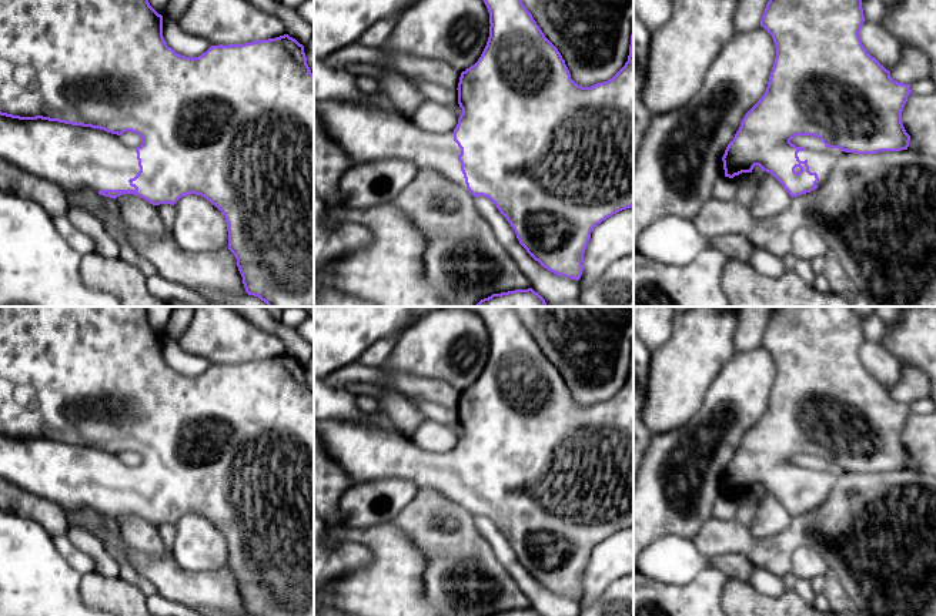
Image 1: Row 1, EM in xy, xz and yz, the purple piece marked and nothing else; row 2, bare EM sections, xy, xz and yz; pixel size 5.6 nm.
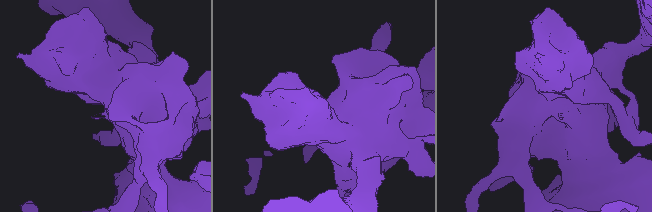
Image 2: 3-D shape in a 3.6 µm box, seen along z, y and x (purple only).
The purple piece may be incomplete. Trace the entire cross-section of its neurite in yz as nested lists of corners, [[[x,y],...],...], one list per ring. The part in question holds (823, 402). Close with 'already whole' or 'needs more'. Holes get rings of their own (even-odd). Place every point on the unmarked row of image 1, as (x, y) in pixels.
[[[772,307],[760,346],[772,355],[776,376],[765,414],[745,433],[725,469],[725,496],[752,492],[753,486],[759,485],[793,518],[816,509],[829,496],[836,482],[833,468],[855,473],[907,469],[910,455],[903,446],[902,431],[912,412],[910,404],[895,401],[890,391],[863,366],[859,351],[865,339],[862,318],[850,307]],[[796,455],[818,456],[825,466],[796,466],[790,462]]]; needs more

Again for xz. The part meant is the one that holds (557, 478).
[[[467,307],[479,314],[489,332],[489,356],[478,381],[461,392],[458,402],[458,424],[462,433],[458,443],[448,452],[429,452],[417,446],[410,438],[398,431],[382,431],[377,426],[351,424],[347,419],[328,418],[314,419],[314,433],[320,436],[327,452],[340,463],[340,466],[352,476],[355,483],[375,482],[384,479],[398,479],[412,482],[418,489],[435,489],[442,496],[454,500],[457,505],[467,508],[474,516],[482,515],[489,518],[499,532],[514,548],[519,563],[526,572],[548,590],[579,599],[584,590],[584,573],[591,559],[594,548],[612,536],[614,533],[634,526],[634,342],[631,354],[629,375],[625,385],[608,401],[591,406],[578,405],[569,394],[558,368],[545,356],[532,334],[524,325],[521,317],[512,307]]]; needs more

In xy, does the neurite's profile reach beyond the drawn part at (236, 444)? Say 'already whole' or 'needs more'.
needs more

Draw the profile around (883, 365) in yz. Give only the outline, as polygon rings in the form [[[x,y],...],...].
[[[865,339],[860,351],[860,361],[868,372],[875,376],[886,389],[893,389],[900,379],[899,358],[889,352],[880,341]]]

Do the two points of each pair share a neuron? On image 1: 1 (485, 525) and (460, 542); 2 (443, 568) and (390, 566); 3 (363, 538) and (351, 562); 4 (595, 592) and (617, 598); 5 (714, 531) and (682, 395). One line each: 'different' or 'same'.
1: different
2: different
3: different
4: different
5: different

